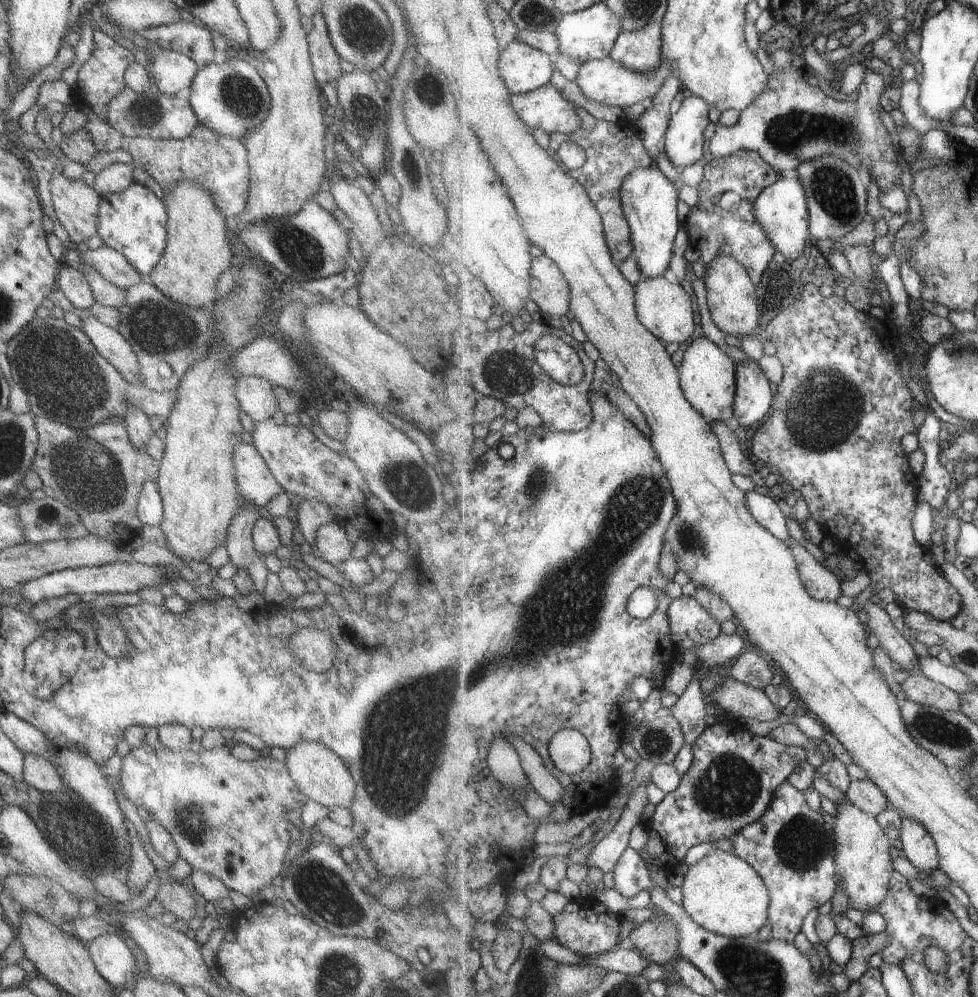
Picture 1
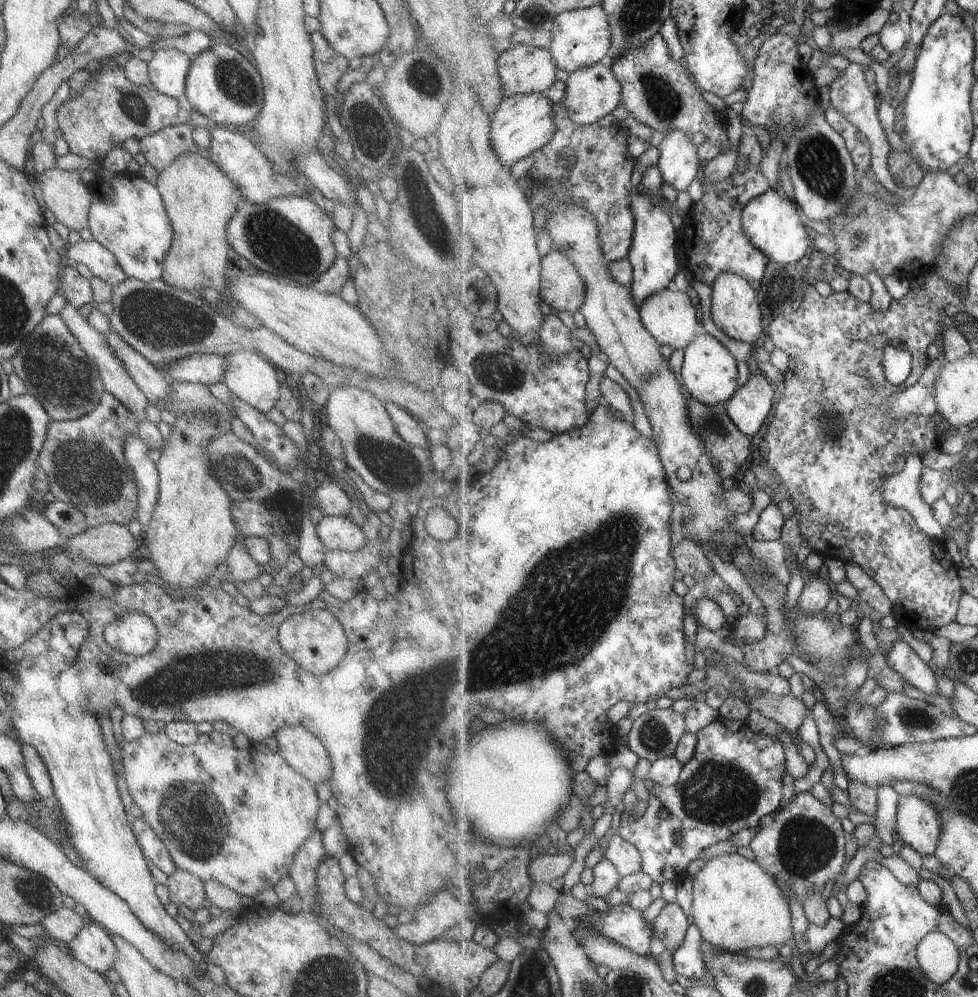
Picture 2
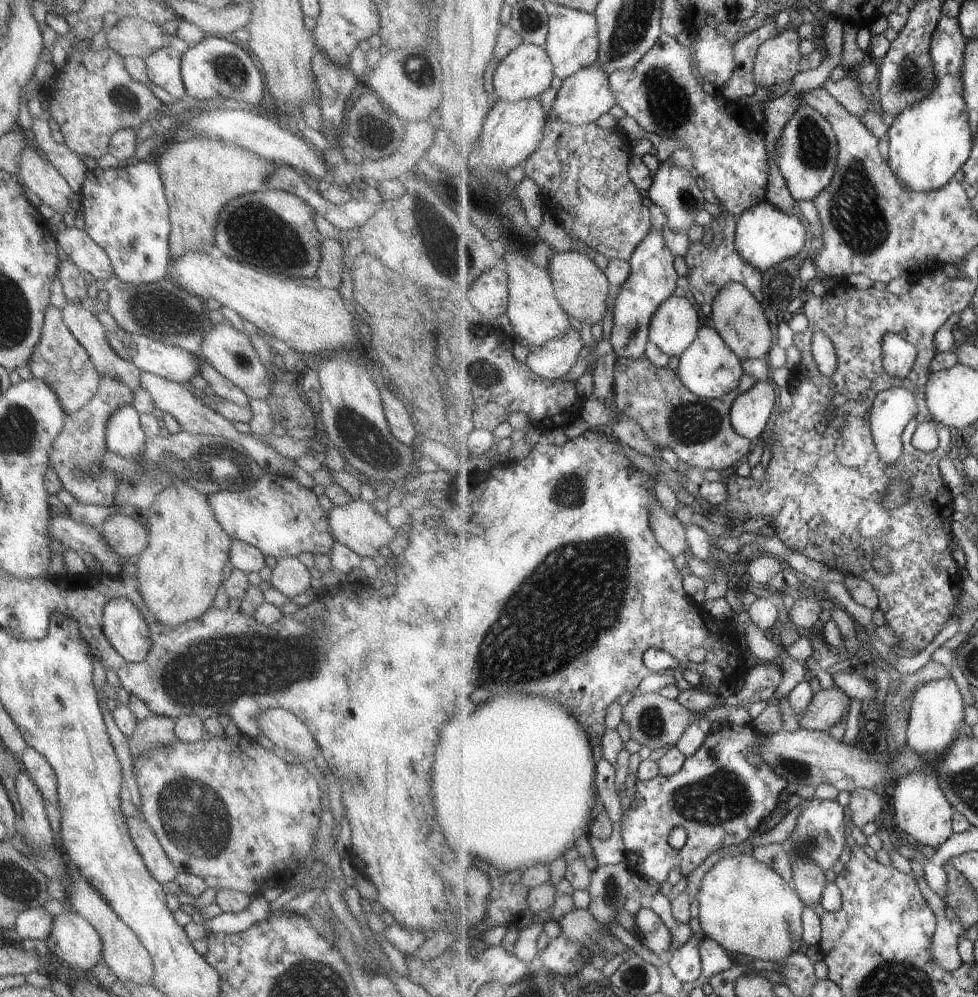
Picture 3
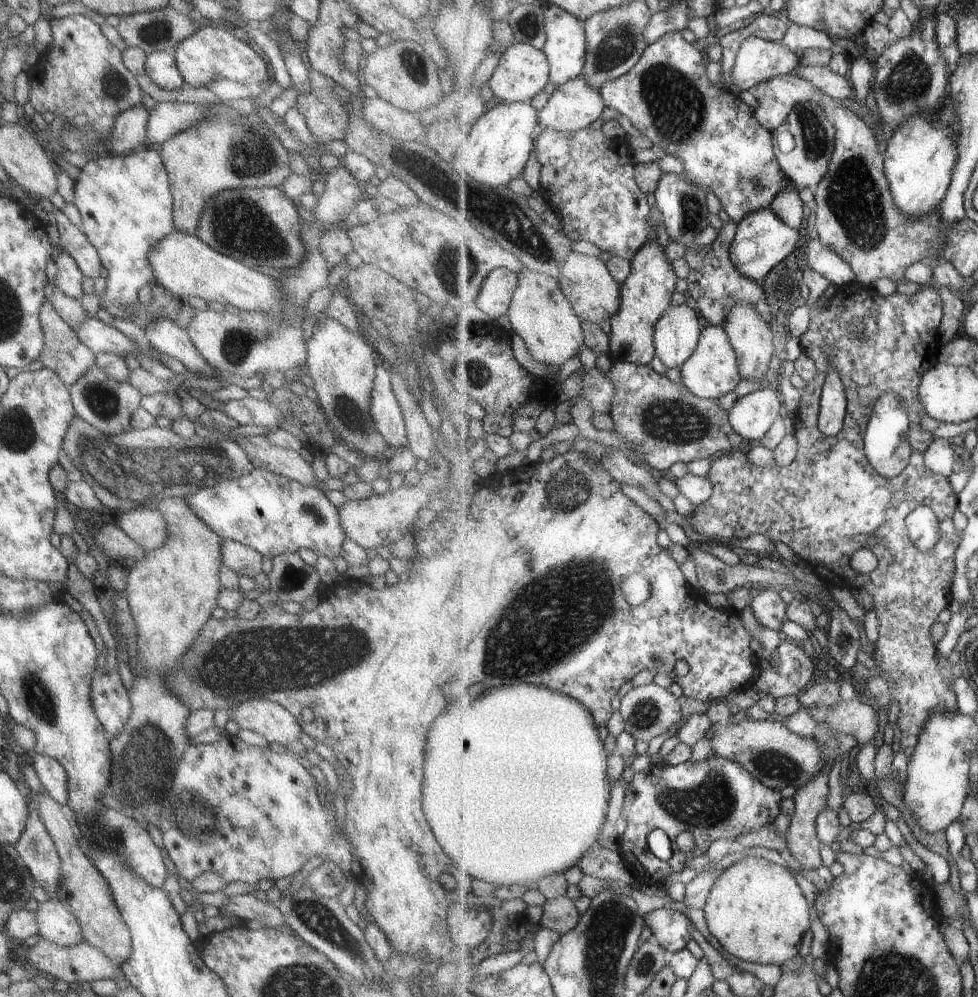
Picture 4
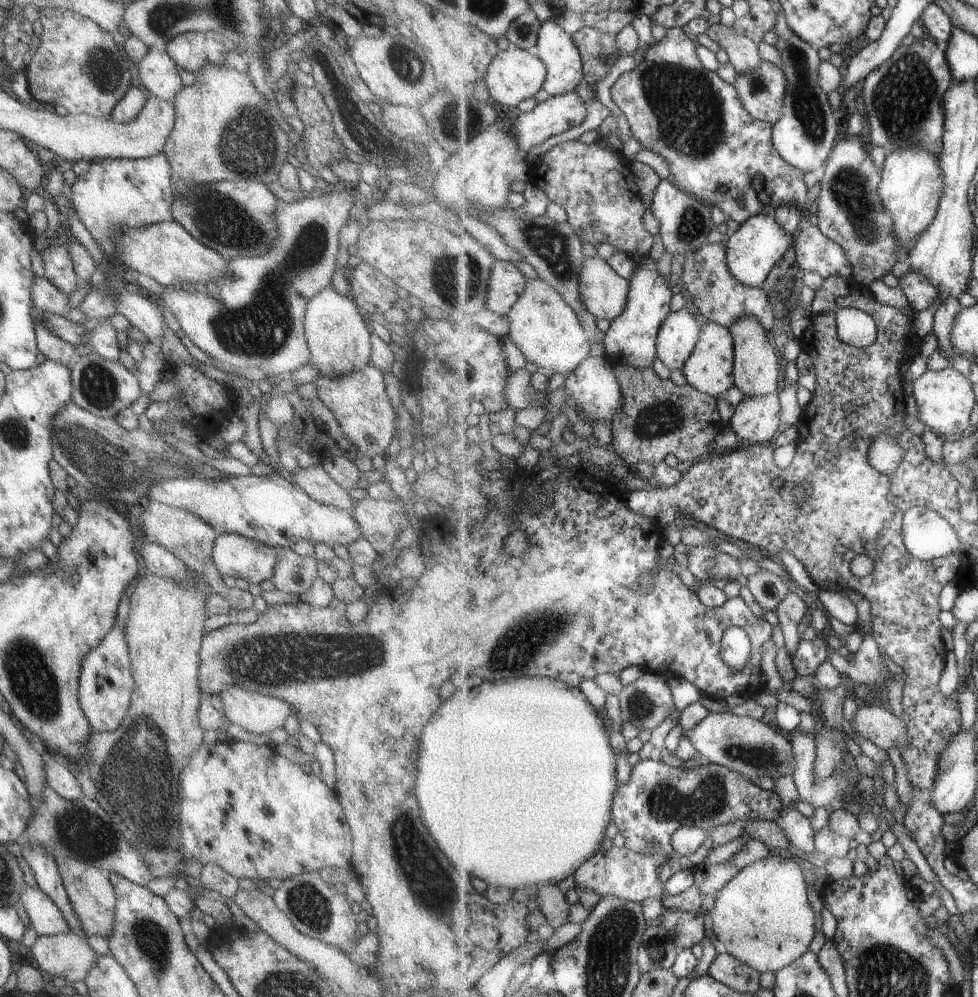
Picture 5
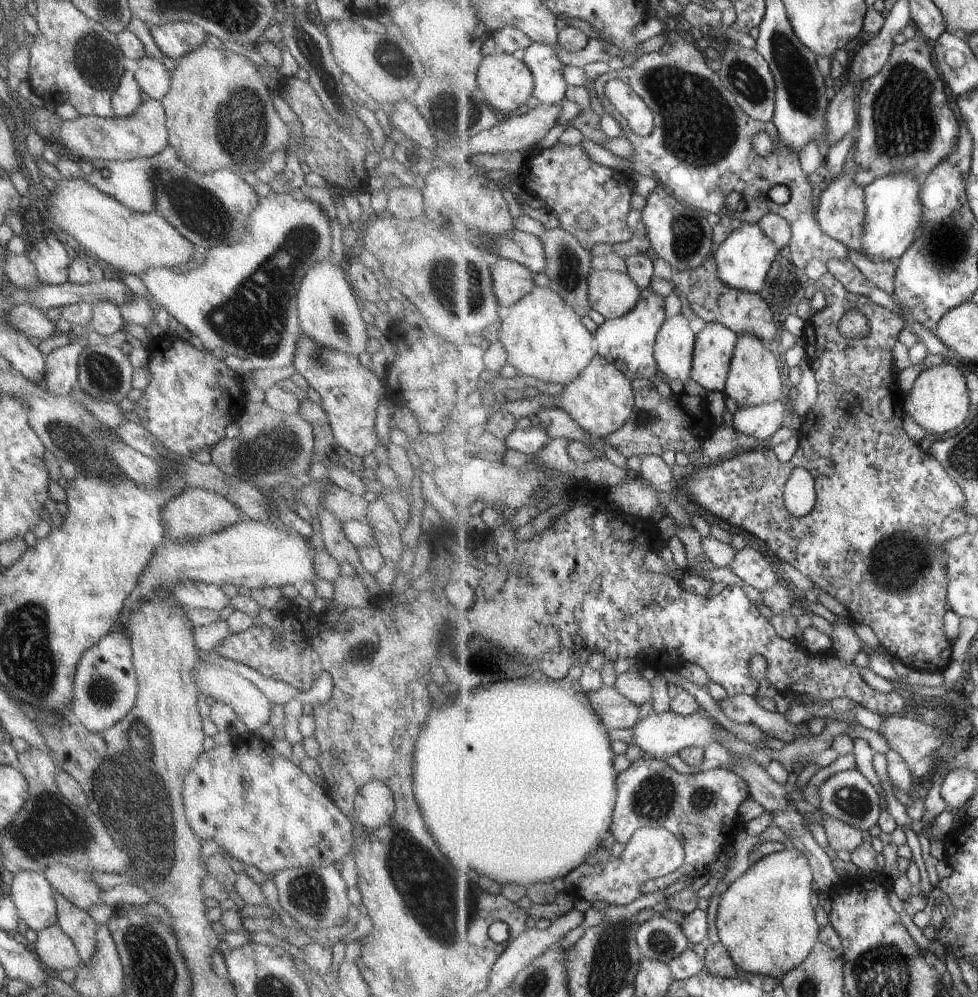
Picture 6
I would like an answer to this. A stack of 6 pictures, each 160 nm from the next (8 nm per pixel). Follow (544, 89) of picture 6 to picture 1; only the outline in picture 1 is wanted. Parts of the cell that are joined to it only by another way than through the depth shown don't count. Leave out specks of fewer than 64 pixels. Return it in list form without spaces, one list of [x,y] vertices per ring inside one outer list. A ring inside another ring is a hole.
[[[605,1],[576,13],[564,14],[555,32],[560,38],[558,54],[582,64],[591,59],[606,59],[611,56],[616,40],[623,31],[621,17]]]

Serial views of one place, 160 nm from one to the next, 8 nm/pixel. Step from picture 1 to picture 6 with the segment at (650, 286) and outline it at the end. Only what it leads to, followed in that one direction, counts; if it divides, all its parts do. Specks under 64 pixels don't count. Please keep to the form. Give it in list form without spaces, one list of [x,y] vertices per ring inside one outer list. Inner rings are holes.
[[[678,314],[669,318],[659,332],[658,339],[655,344],[655,359],[658,361],[660,372],[671,380],[684,381],[691,378],[693,372],[693,348],[696,346],[695,332],[691,328],[693,321],[685,318],[683,314]]]

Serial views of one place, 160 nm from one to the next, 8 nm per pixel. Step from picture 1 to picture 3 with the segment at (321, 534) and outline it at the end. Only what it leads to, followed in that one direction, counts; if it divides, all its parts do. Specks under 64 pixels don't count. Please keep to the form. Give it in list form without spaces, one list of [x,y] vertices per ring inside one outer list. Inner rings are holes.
[[[351,500],[343,505],[333,506],[327,511],[327,523],[333,542],[343,544],[357,556],[371,557],[378,549],[394,538],[395,530],[387,523],[385,516],[380,516],[372,503],[363,500]]]

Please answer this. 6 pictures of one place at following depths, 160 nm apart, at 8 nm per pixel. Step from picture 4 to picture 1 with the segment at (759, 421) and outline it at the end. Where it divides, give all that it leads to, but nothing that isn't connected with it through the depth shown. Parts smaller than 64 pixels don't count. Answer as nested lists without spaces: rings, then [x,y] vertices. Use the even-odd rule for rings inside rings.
[[[743,361],[737,366],[735,410],[744,428],[769,414],[774,403],[773,388],[756,361]]]

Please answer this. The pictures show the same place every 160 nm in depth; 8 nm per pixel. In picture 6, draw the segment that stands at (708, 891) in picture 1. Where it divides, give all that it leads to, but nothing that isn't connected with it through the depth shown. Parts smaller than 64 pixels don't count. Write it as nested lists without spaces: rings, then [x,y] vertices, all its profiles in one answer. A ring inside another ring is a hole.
[[[796,847],[777,852],[750,865],[720,896],[716,927],[720,942],[727,948],[738,968],[750,973],[756,980],[769,976],[782,980],[789,972],[799,968],[811,955],[815,944],[820,941],[821,928],[815,918],[814,873],[811,860]]]

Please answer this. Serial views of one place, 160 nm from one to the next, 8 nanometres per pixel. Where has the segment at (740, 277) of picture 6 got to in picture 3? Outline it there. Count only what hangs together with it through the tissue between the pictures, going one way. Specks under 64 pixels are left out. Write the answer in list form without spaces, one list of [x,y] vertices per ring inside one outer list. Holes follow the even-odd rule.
[[[769,201],[761,202],[755,208],[749,208],[747,212],[738,216],[737,220],[738,228],[735,238],[737,252],[745,262],[755,266],[759,272],[765,272],[767,268],[788,258],[795,258],[808,242],[808,236],[805,234],[806,229],[801,224],[801,220],[795,214],[785,212]]]

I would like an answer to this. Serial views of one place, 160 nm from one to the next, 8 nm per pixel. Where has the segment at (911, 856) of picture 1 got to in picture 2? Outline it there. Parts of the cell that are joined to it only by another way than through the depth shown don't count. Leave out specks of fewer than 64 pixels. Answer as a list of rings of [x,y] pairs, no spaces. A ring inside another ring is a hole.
[[[900,795],[897,815],[899,838],[921,856],[933,856],[942,831],[938,808],[919,796]]]

